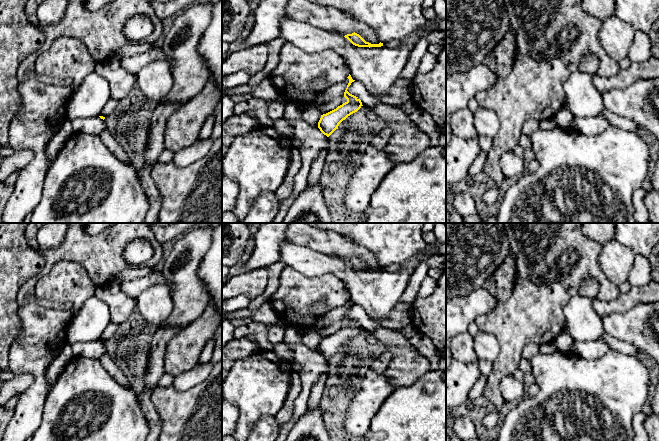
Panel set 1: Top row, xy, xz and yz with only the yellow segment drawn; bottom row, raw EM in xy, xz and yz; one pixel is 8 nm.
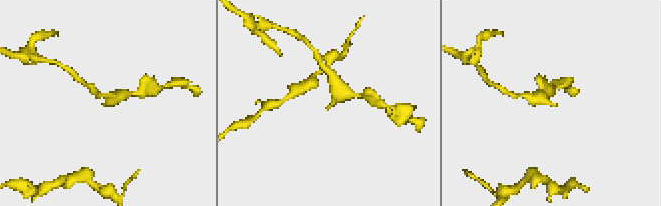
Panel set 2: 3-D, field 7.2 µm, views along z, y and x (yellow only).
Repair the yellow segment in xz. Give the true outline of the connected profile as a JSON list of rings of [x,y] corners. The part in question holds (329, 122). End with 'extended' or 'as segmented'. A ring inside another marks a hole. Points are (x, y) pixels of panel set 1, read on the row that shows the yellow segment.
[[[351,75],[347,77],[349,83],[344,92],[344,97],[347,99],[345,103],[338,106],[336,109],[321,115],[321,118],[318,122],[318,128],[320,131],[329,137],[336,129],[338,129],[339,124],[345,120],[351,114],[357,112],[363,105],[361,100],[350,94],[347,89],[355,80],[352,79]]]; as segmented

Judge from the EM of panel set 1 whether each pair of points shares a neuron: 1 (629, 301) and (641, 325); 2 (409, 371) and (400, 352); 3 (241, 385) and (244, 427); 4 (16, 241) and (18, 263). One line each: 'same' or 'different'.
1: different
2: same
3: same
4: same

